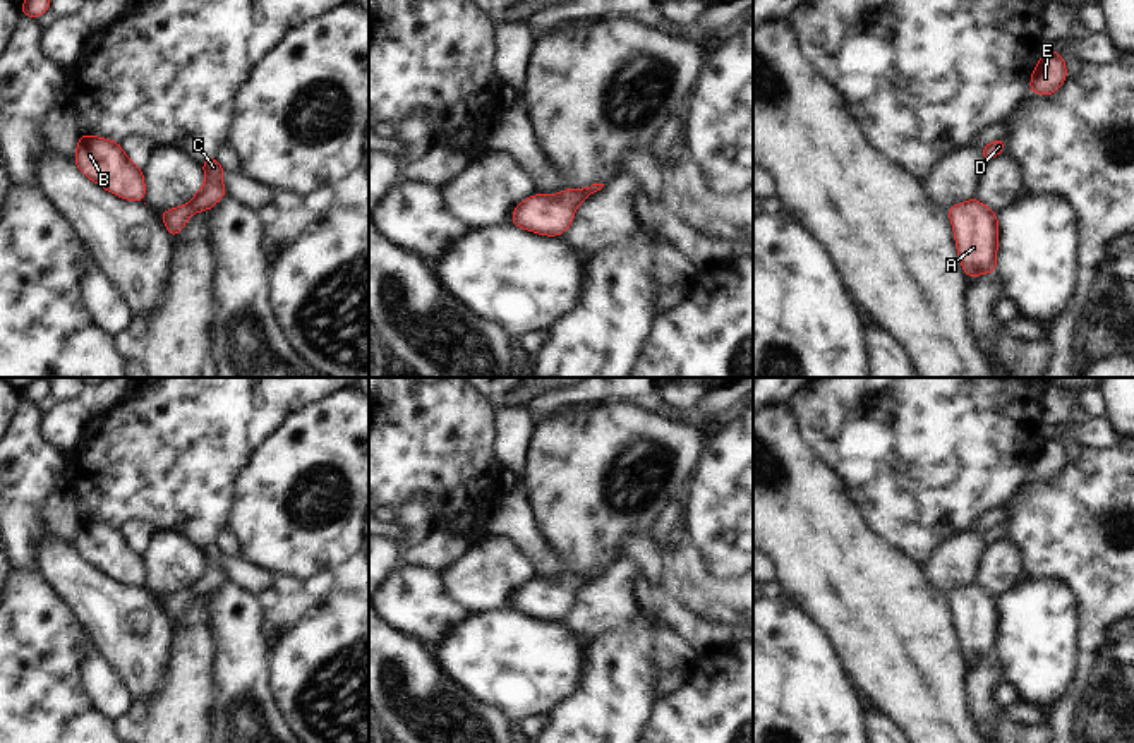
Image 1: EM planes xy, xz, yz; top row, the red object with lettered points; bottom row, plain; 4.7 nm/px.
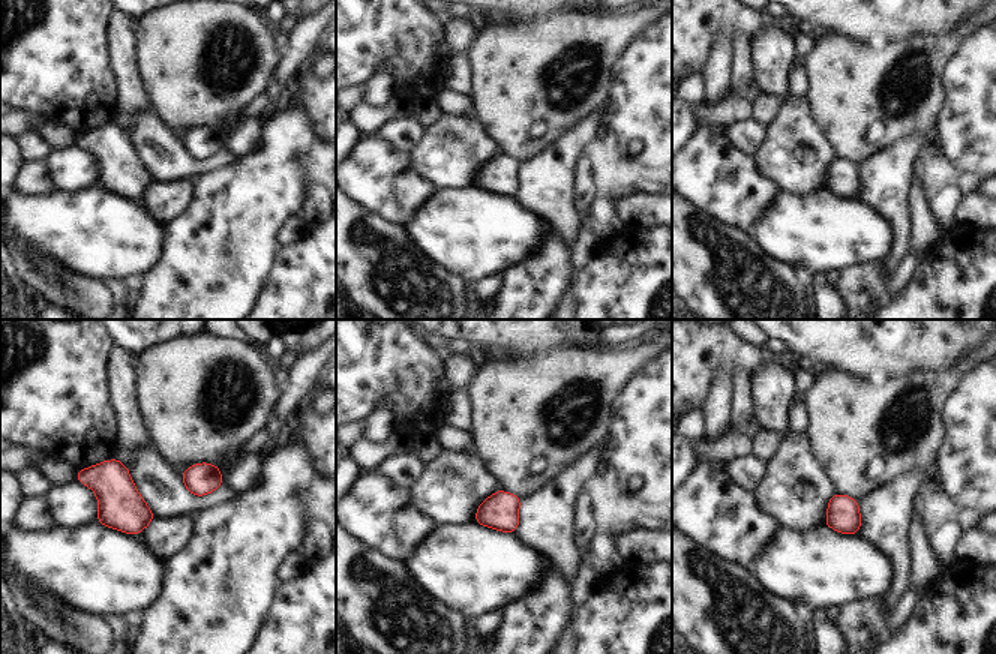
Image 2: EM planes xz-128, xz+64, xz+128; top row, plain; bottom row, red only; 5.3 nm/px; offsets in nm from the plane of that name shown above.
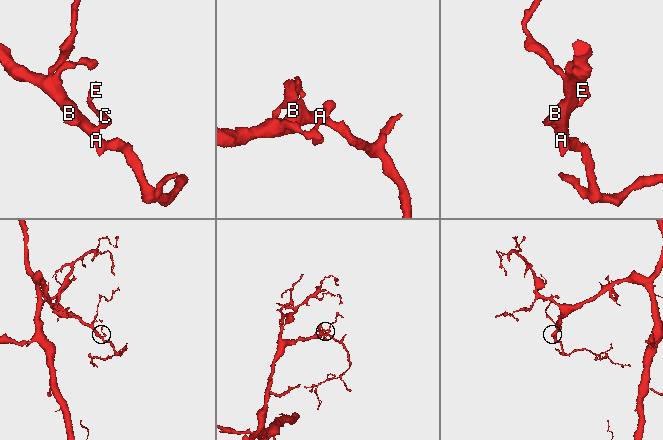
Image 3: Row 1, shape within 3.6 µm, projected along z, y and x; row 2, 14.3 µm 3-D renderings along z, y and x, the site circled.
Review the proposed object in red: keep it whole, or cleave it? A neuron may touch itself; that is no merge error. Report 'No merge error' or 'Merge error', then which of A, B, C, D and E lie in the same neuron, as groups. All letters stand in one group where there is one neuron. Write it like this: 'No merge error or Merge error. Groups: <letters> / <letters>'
No merge error. Groups: A B C D E

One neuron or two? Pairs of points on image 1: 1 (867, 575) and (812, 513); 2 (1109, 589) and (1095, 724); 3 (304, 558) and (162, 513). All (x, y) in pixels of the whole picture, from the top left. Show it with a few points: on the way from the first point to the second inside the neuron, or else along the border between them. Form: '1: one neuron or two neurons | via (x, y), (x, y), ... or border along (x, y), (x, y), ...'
1: one neuron | via (851, 560), (820, 529)
2: two neurons | border along (1102, 680), (1078, 704), (1074, 712)
3: two neurons | border along (234, 486), (225, 525)

